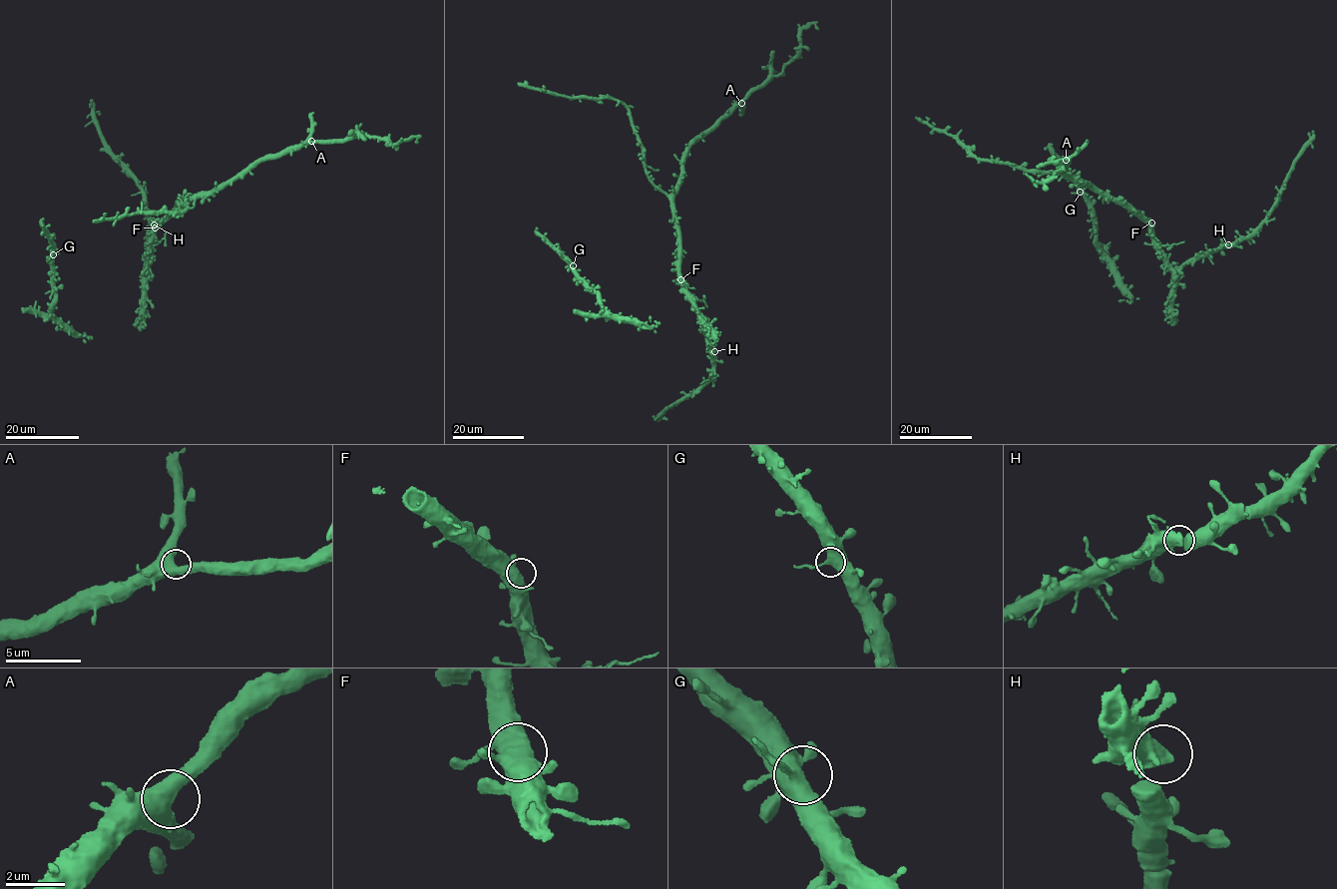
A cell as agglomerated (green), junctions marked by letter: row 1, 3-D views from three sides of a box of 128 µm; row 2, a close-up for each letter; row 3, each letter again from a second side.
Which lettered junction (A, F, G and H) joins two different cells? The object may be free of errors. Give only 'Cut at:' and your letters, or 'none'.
Cut at: none

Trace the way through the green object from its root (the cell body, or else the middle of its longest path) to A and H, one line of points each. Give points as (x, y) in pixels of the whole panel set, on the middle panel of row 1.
A: (680, 277), (677, 264), (679, 239), (671, 202), (683, 163), (691, 144), (717, 126), (741, 103)
H: (680, 277), (705, 329), (708, 345), (714, 351)

